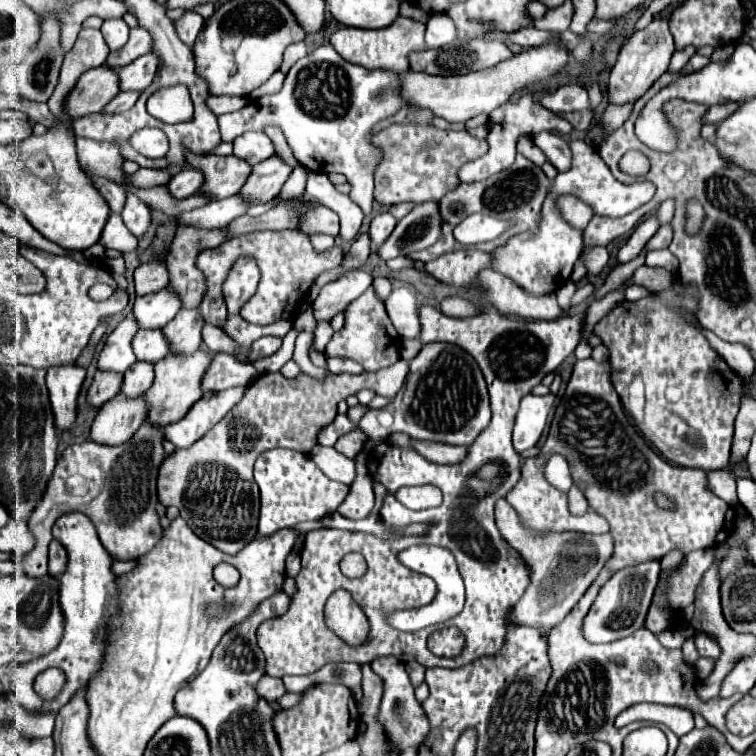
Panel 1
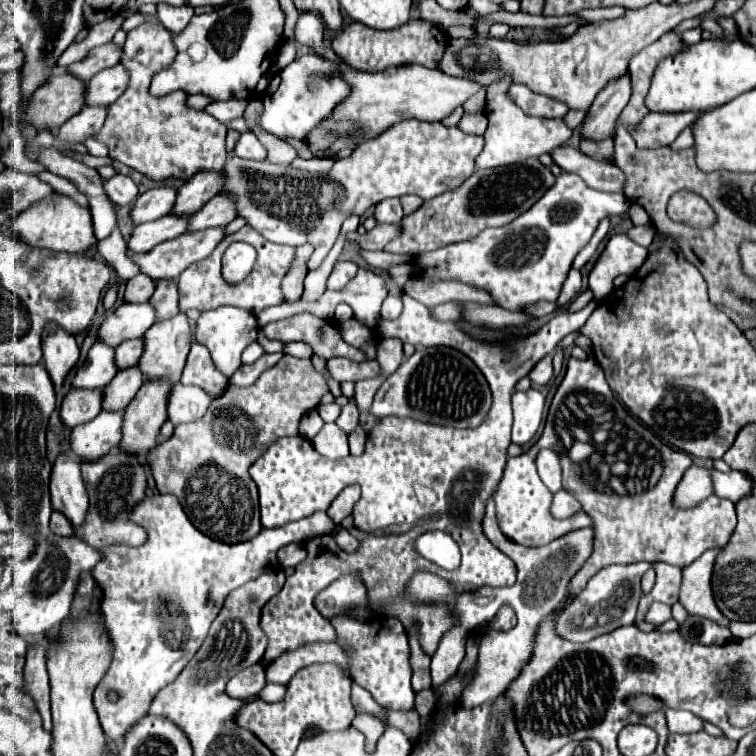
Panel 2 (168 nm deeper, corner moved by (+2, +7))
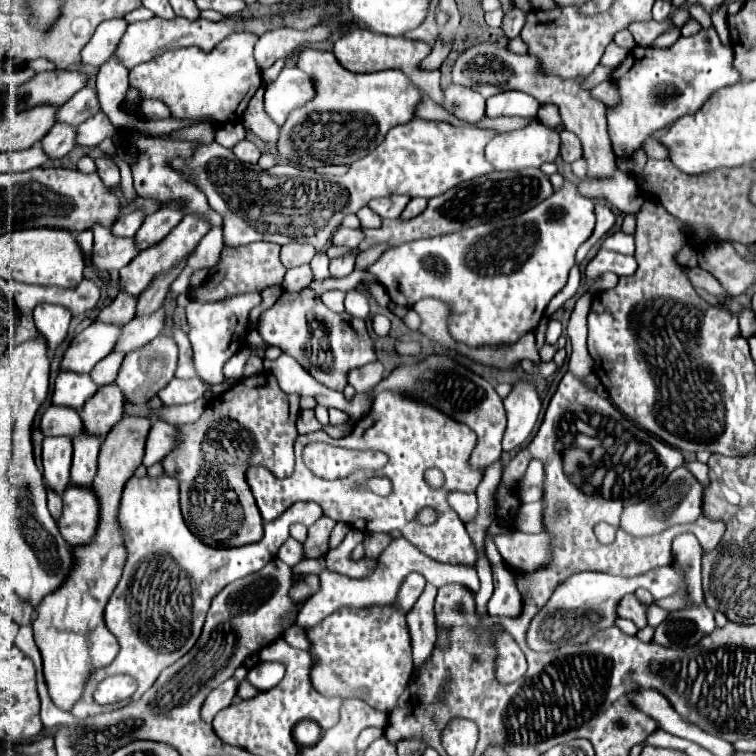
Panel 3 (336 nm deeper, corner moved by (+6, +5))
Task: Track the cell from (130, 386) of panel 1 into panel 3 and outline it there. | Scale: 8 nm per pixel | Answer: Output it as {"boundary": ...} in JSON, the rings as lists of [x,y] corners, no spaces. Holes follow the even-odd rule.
{"boundary":[[[115,384],[99,388],[93,394],[93,400],[89,400],[89,404],[79,410],[83,432],[105,438],[105,434],[109,434],[109,430],[121,420],[123,406],[125,398]]]}

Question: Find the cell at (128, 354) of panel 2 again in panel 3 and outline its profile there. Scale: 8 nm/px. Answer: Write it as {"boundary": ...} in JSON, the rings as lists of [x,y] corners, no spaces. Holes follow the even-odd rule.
{"boundary":[[[111,352],[101,362],[95,364],[95,368],[93,368],[93,372],[89,372],[89,376],[95,380],[95,384],[99,388],[101,386],[107,386],[107,384],[113,384],[115,378],[117,378],[117,372],[119,372],[121,362],[123,362],[123,354]]]}

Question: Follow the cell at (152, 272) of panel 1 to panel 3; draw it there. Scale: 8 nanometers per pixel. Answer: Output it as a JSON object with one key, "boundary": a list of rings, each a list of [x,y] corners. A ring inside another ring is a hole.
{"boundary":[[[121,292],[107,308],[103,308],[97,316],[97,322],[105,322],[105,324],[121,324],[125,326],[129,320],[133,320],[135,316],[135,304],[137,298],[129,296],[125,292]]]}

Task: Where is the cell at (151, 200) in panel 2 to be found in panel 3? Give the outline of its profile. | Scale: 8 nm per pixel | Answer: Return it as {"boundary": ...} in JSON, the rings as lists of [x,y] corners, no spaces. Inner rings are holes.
{"boundary":[[[133,208],[127,214],[121,214],[119,220],[111,226],[113,236],[133,236],[139,230],[139,226],[143,224],[143,218],[145,218],[145,214],[139,208]]]}

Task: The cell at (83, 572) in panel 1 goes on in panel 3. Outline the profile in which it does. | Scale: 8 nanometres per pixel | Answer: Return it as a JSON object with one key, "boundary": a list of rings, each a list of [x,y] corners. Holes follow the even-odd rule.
{"boundary":[[[69,436],[45,438],[43,440],[43,476],[51,490],[61,494],[69,486],[69,468],[71,468],[71,446]]]}

